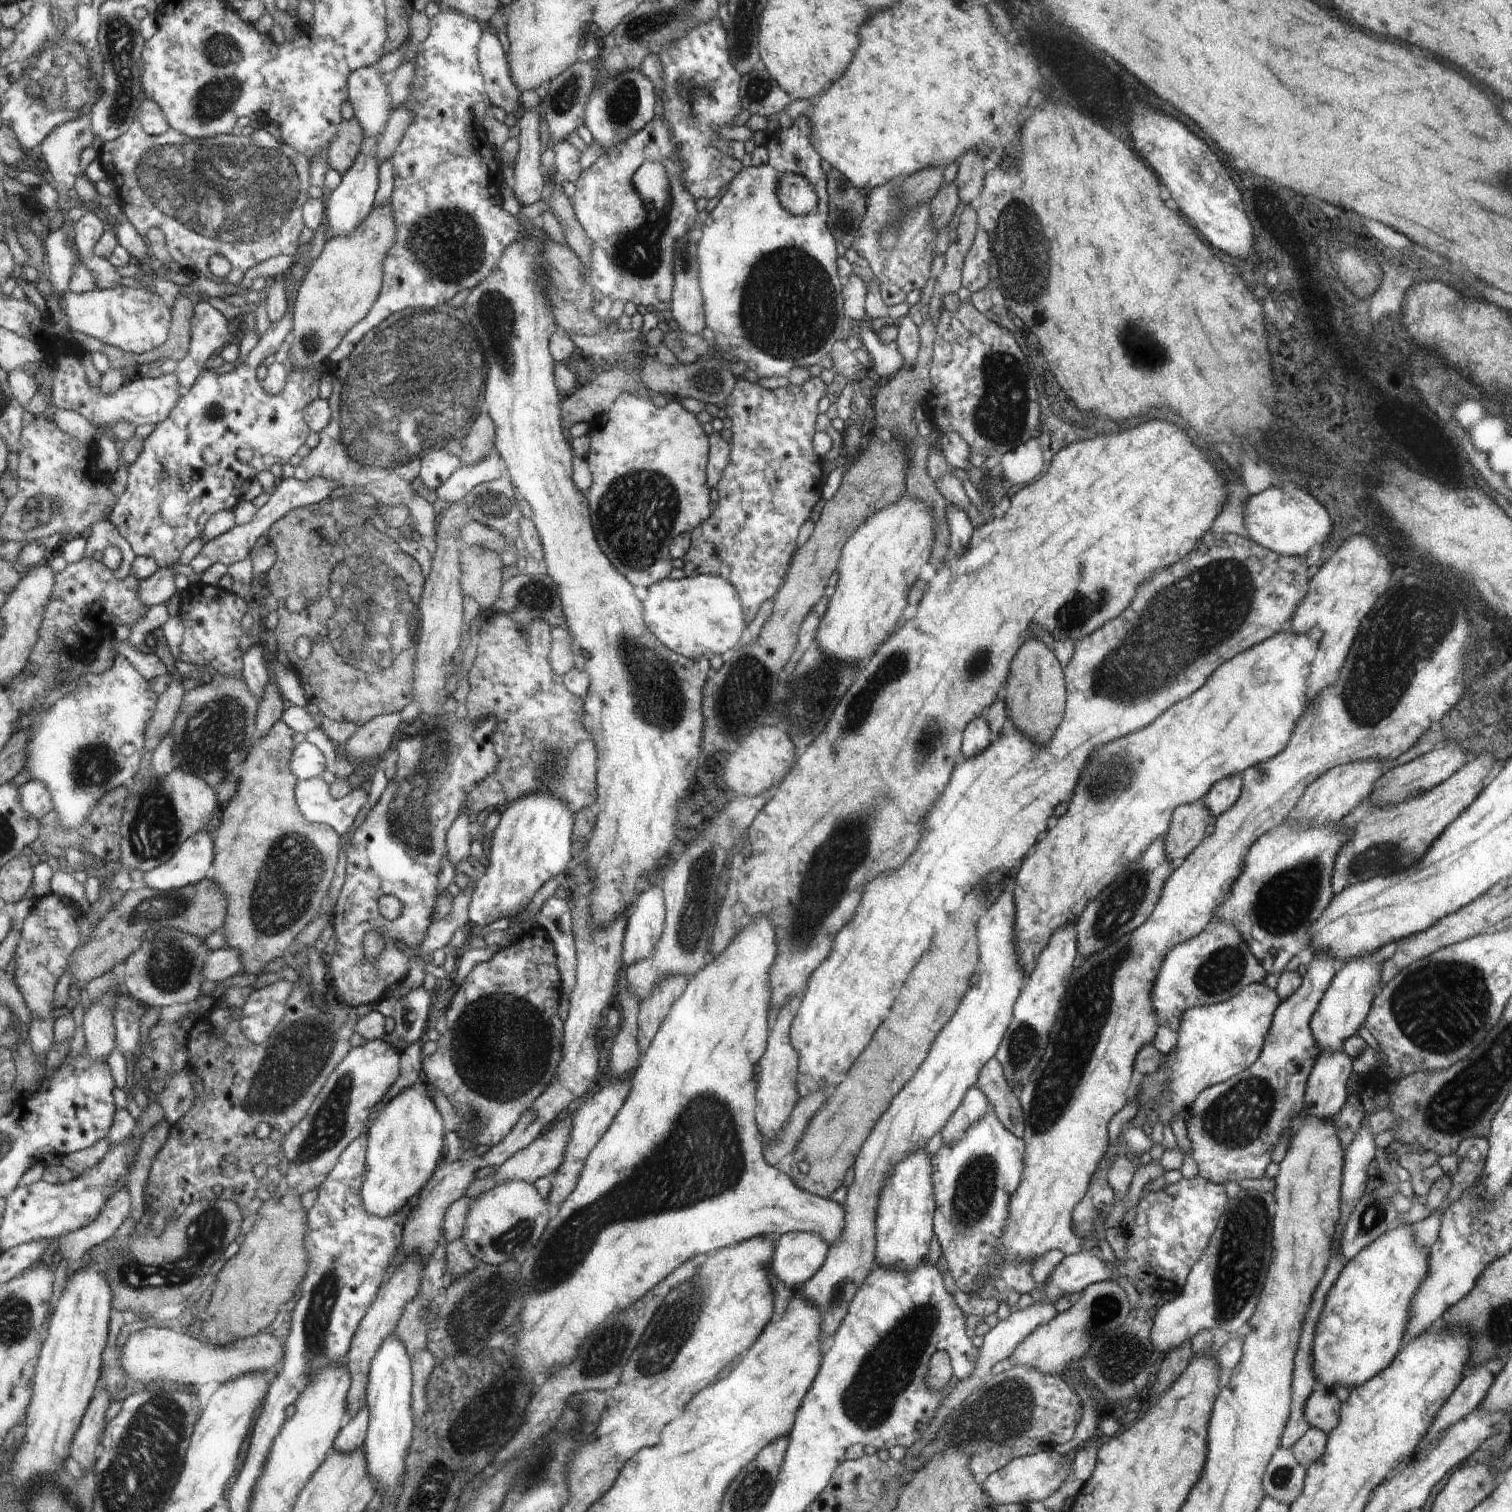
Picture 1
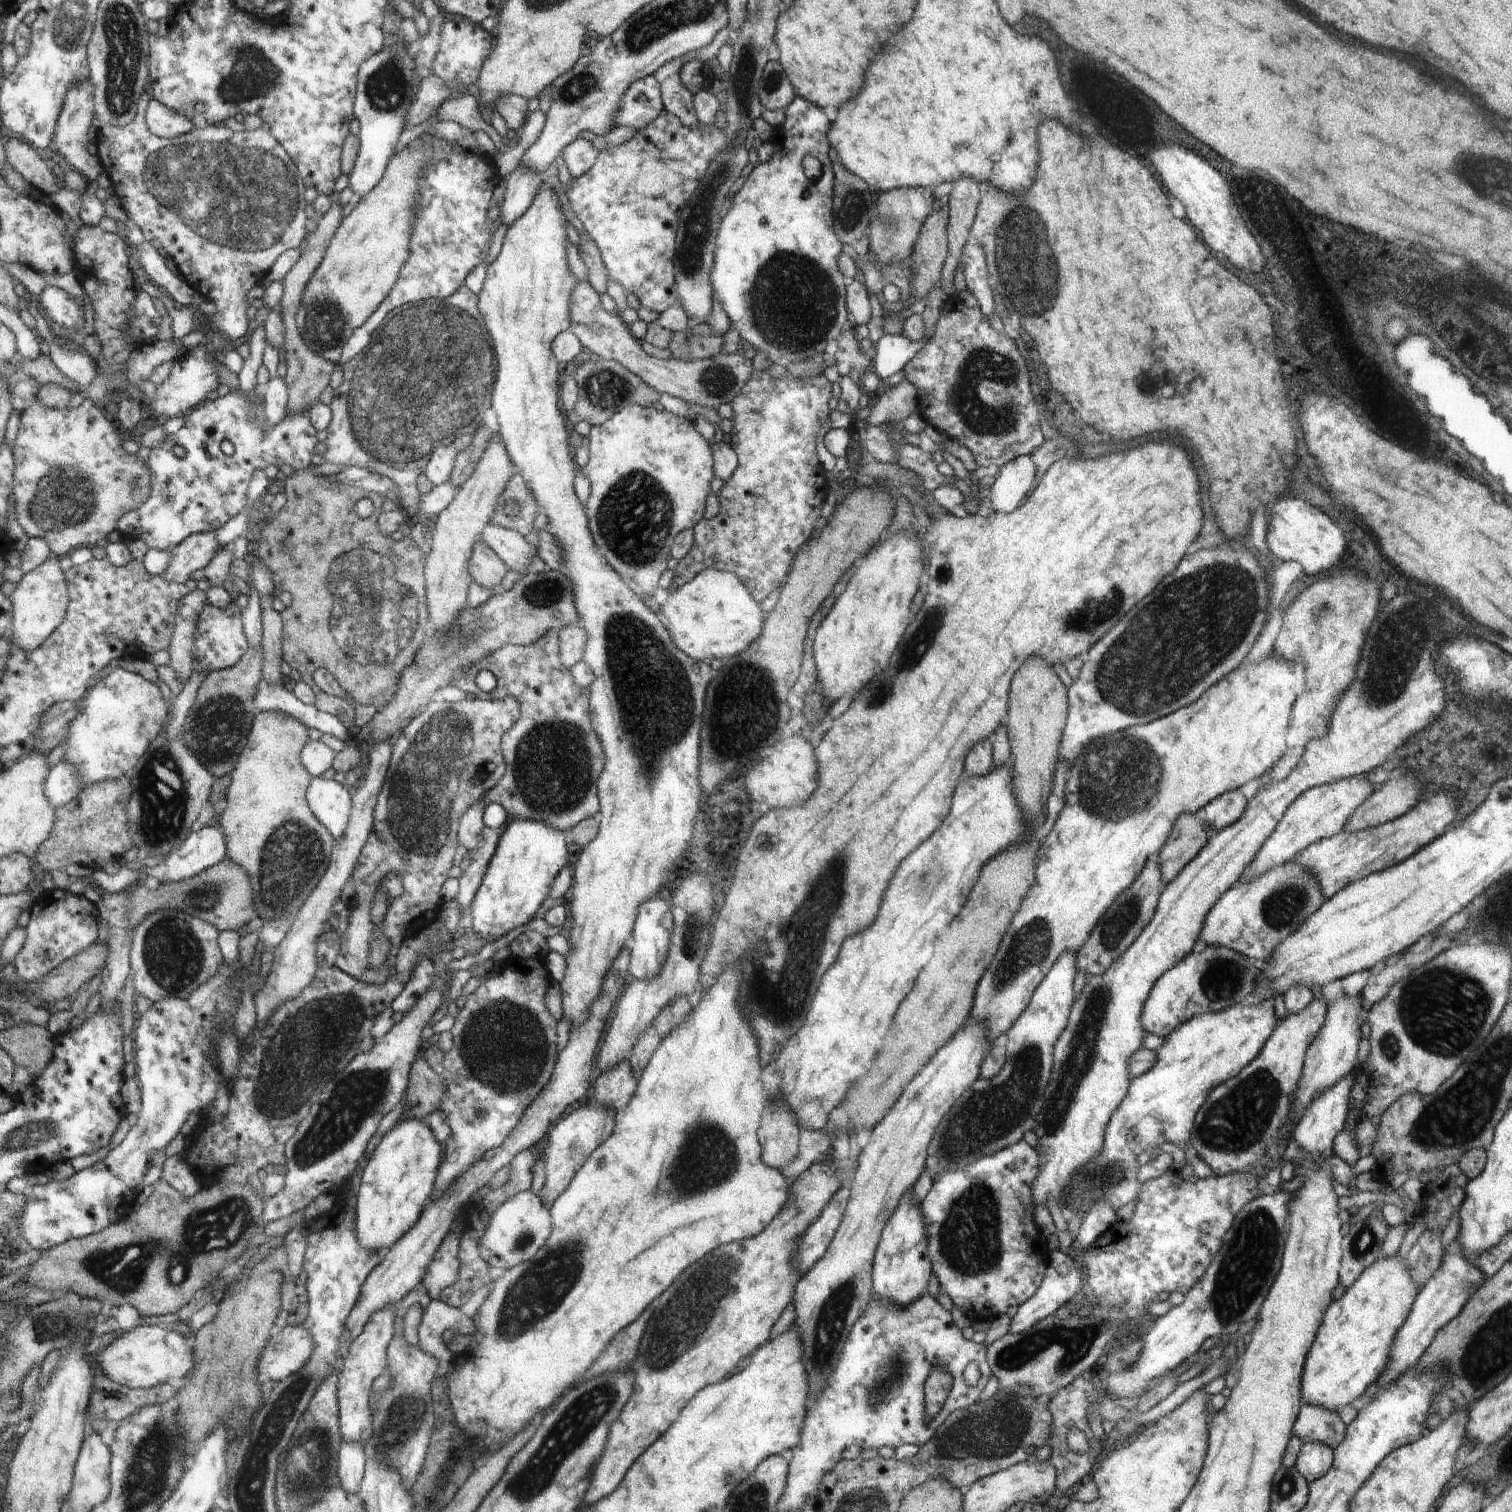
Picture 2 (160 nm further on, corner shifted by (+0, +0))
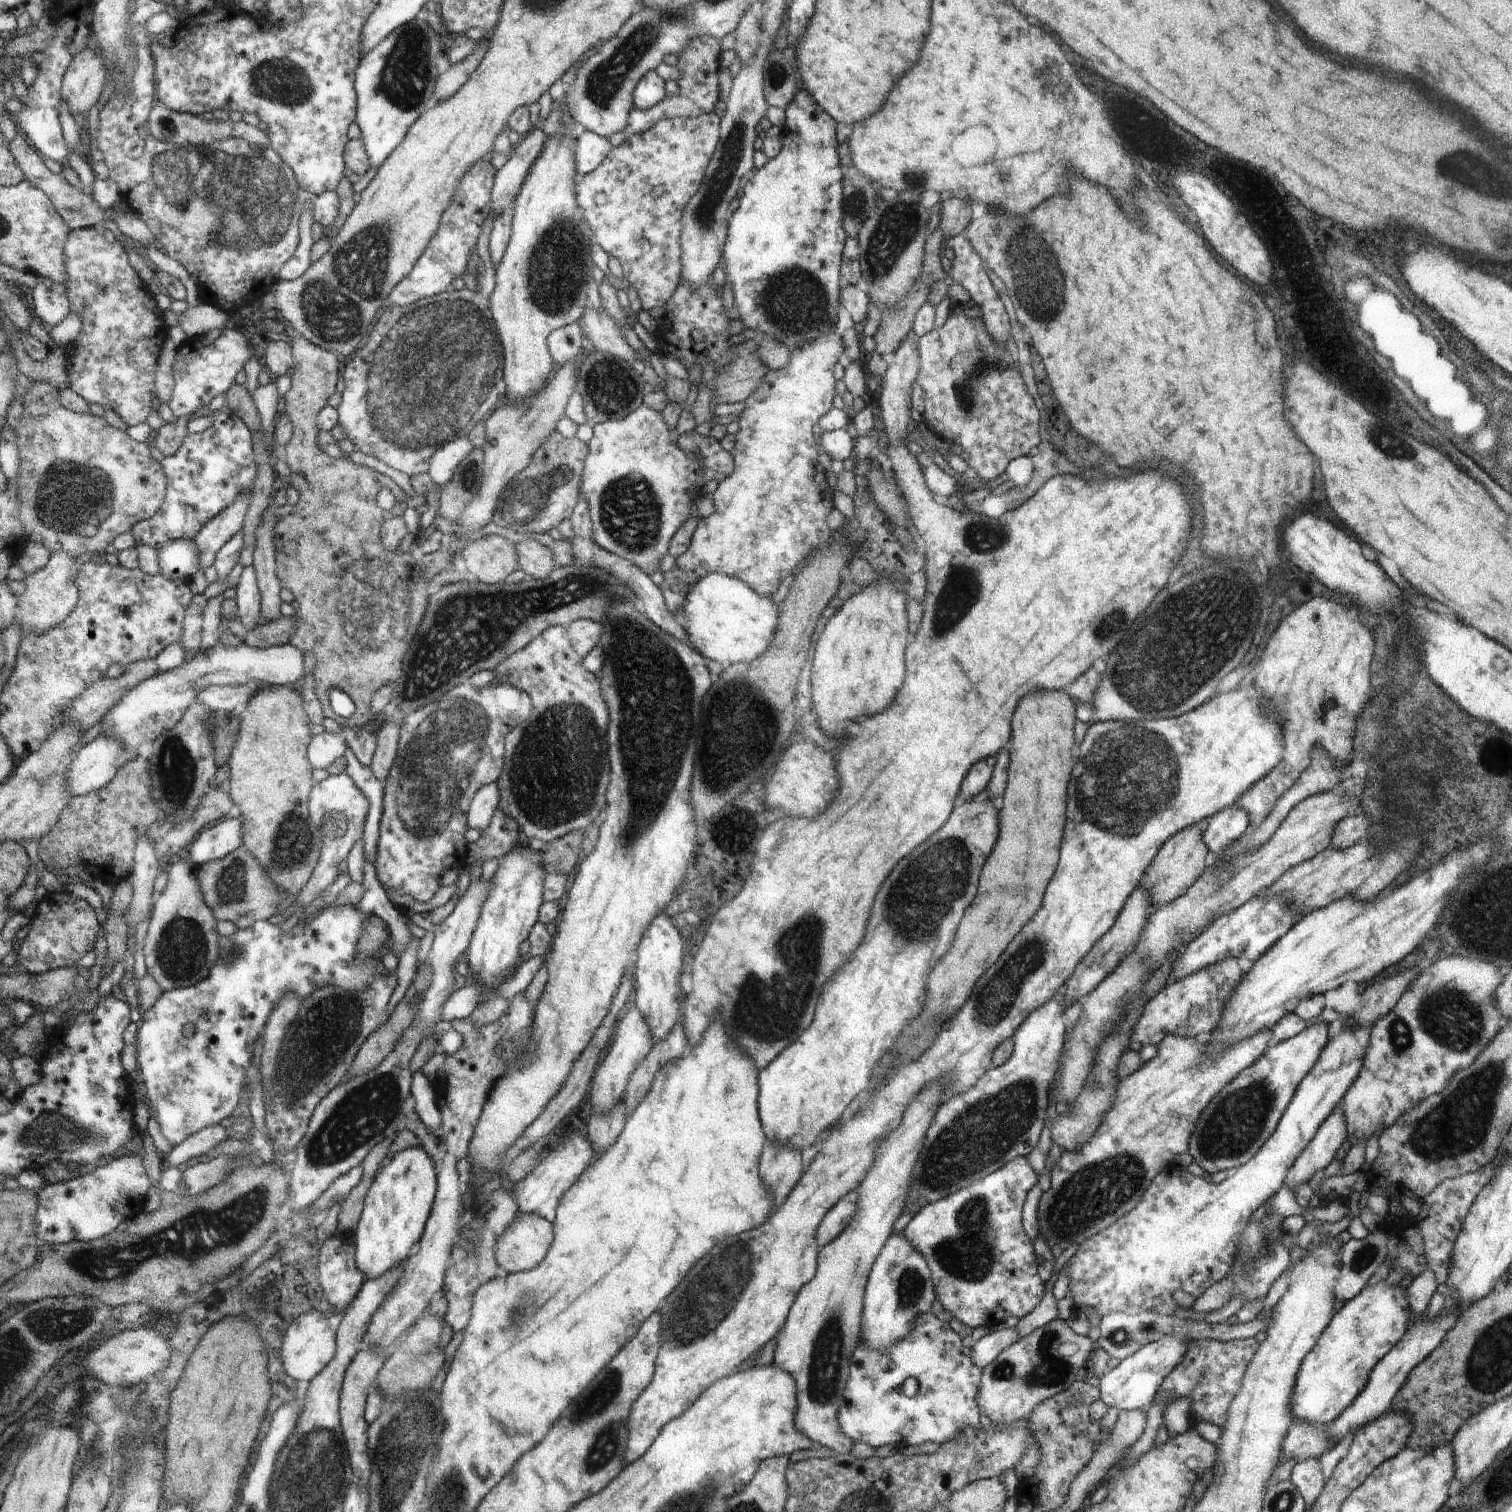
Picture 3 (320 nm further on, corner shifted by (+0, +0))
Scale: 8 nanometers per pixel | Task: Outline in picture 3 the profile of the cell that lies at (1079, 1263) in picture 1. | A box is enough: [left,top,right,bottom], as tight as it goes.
[971,1324,1020,1369]

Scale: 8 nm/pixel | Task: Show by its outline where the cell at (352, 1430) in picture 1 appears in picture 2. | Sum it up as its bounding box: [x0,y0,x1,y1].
[338,1440,366,1494]

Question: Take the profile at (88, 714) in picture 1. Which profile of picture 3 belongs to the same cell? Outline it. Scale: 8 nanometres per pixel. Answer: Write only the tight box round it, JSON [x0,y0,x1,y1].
[102,643,304,756]

